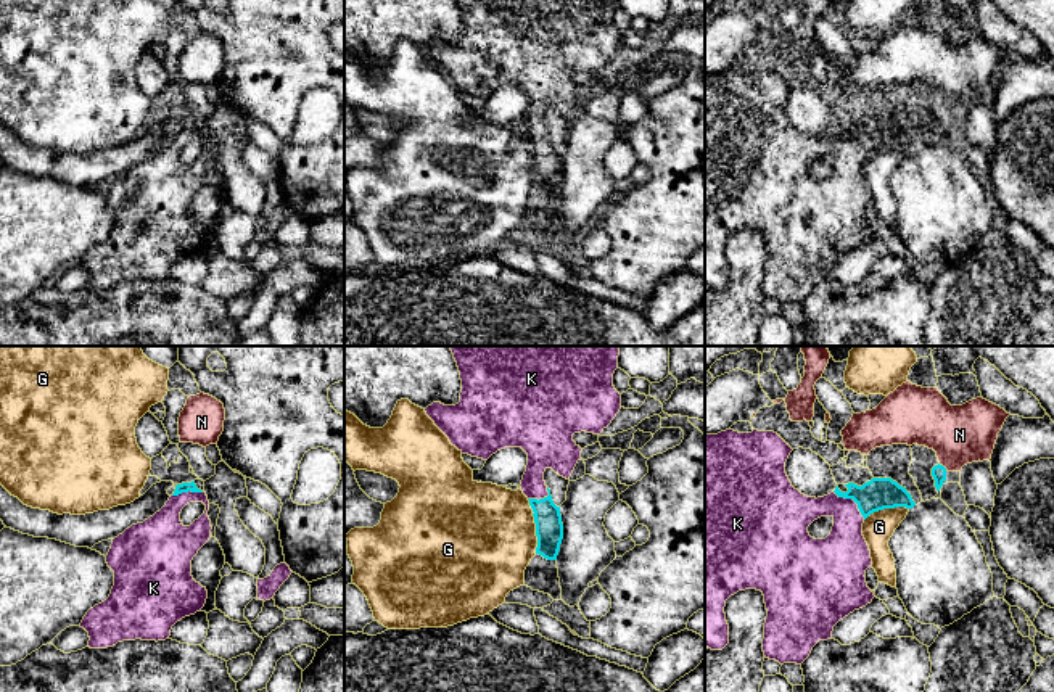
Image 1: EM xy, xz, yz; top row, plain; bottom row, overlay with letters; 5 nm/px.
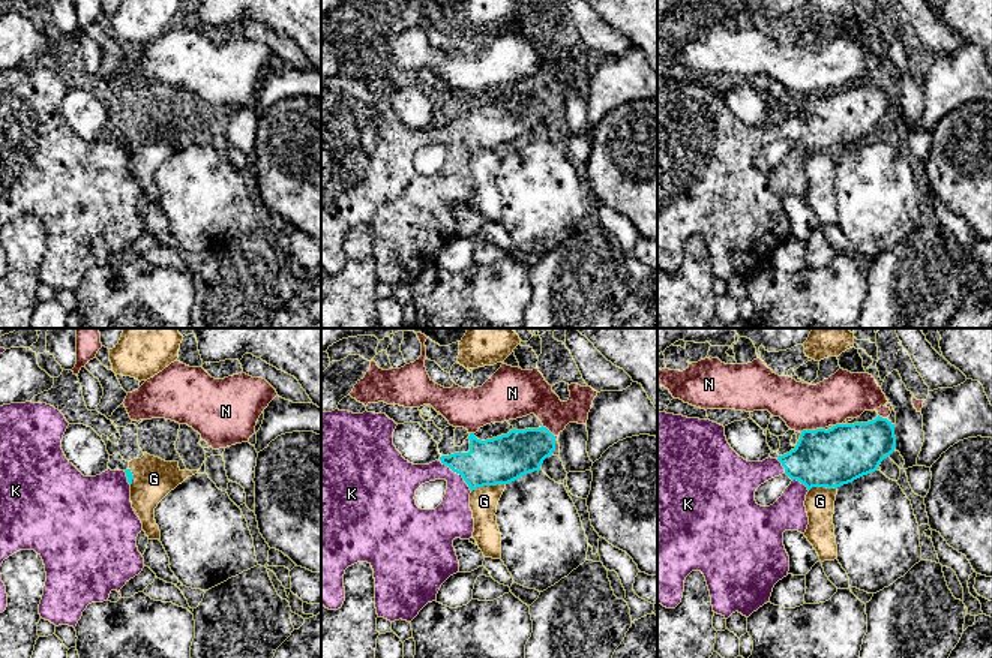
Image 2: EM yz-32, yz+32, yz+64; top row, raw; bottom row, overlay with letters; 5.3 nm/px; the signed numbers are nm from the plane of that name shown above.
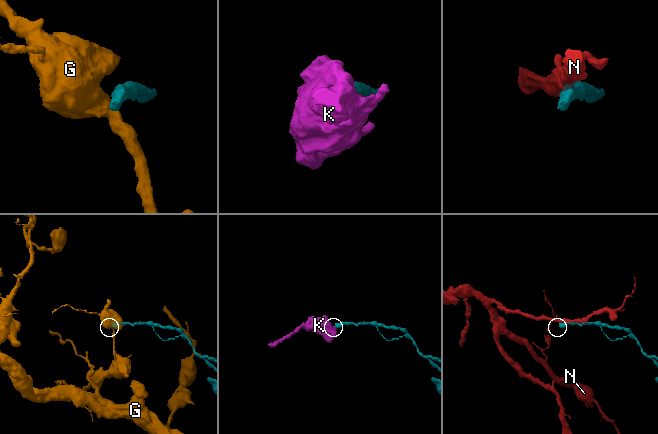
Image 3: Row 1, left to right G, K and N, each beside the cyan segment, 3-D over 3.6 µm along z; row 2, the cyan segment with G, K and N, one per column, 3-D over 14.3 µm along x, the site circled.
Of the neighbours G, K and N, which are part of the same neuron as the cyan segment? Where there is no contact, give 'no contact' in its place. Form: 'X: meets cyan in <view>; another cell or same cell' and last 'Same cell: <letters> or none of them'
G: meets cyan in yz; another cell
K: meets cyan in yz; same cell
N: meets cyan in yz; another cell
Same cell: K

